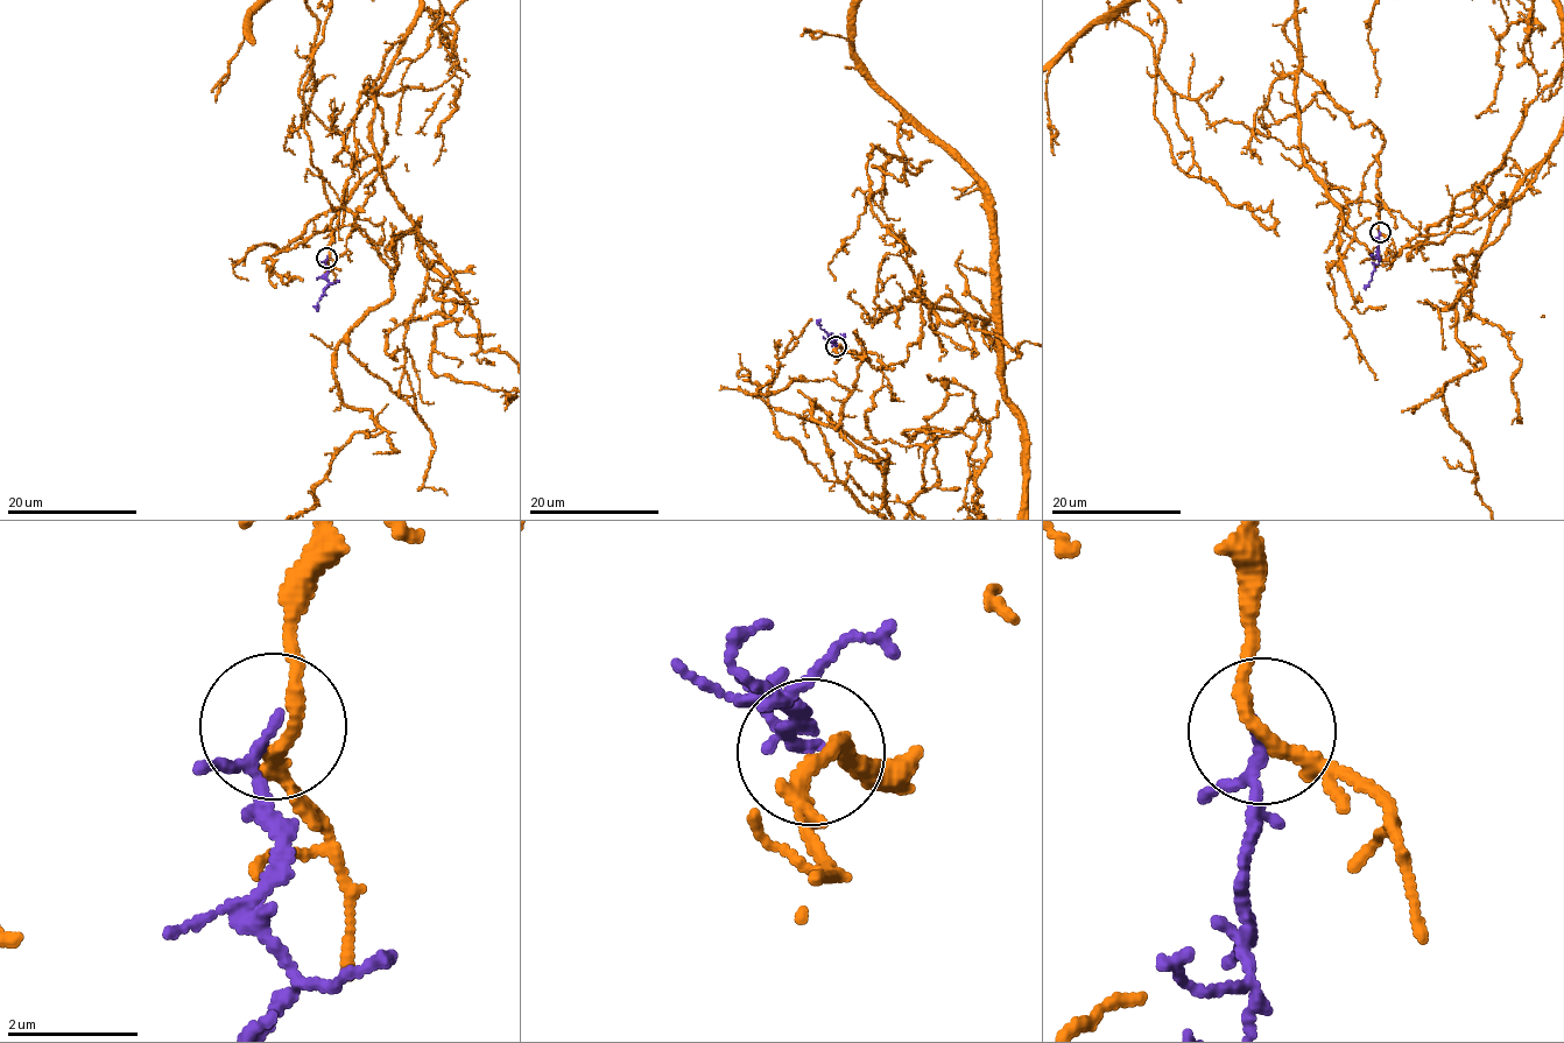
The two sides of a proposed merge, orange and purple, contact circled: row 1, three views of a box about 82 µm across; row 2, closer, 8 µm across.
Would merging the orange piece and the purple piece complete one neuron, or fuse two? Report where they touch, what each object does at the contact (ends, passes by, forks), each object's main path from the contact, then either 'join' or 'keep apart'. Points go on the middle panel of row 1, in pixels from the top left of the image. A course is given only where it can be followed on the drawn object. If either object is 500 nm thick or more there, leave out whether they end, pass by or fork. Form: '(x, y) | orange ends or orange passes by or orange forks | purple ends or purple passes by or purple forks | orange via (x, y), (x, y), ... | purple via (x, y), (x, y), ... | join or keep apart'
(836, 346) | orange passes by | purple passes by | orange via (837, 347), (880, 370), (924, 303), (993, 308), (983, 185), (857, 54), (851, 6) | purple via (837, 346), (821, 328), (821, 321) | join

